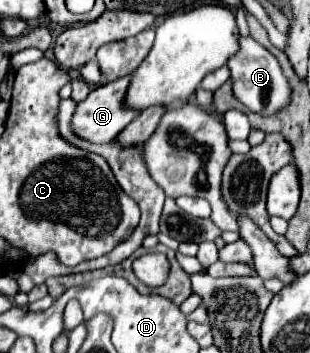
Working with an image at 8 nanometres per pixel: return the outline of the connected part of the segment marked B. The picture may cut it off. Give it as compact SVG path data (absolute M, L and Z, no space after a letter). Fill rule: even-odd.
M239 36L239 50L229 58L229 70L233 78L233 92L239 102L243 102L249 110L259 112L263 116L275 116L291 96L289 84L281 72L277 58L251 36Z

